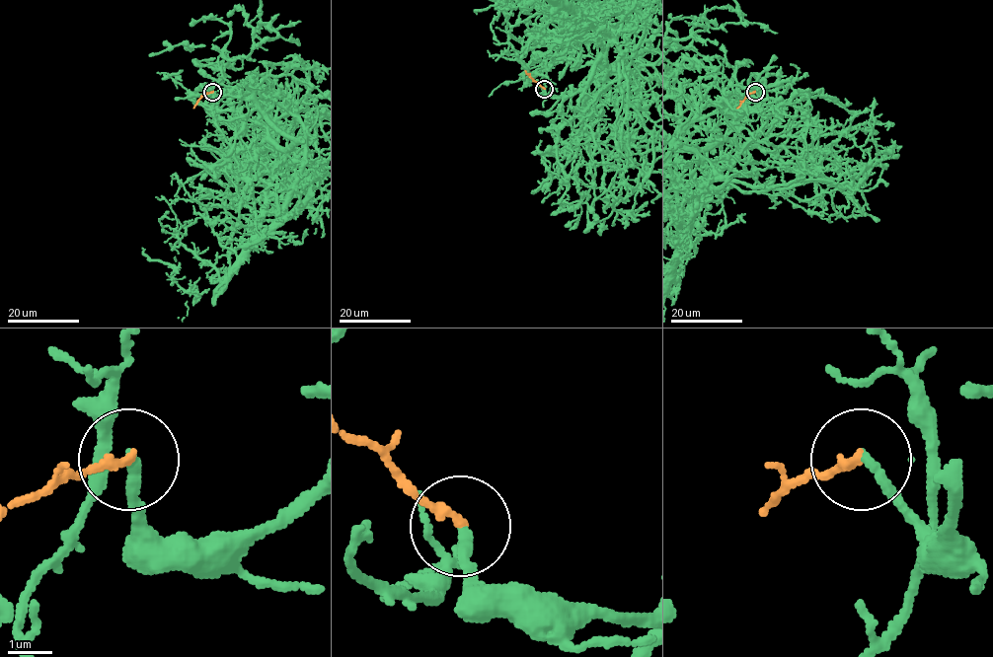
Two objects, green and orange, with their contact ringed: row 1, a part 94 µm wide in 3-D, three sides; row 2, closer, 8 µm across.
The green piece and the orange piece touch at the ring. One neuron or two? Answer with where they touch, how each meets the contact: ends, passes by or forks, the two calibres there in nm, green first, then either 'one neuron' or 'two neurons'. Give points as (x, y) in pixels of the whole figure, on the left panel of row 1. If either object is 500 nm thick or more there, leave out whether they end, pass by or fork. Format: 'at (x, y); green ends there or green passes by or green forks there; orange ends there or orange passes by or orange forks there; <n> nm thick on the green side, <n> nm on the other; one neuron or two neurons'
at (212, 92); green ends there; orange ends there; 240 nm thick on the green side, 190 nm on the other; two neurons

